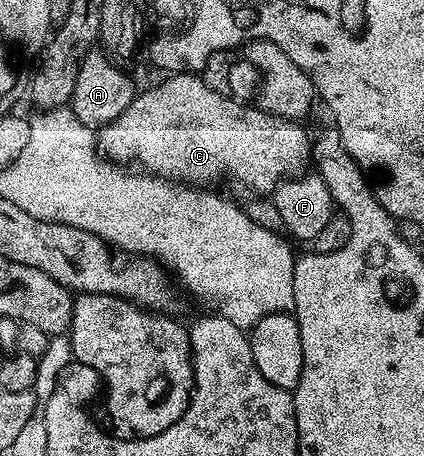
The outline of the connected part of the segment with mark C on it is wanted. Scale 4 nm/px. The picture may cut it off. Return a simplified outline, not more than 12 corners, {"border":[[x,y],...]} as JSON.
{"border":[[171,74],[97,132],[109,160],[271,194],[313,136]]}

